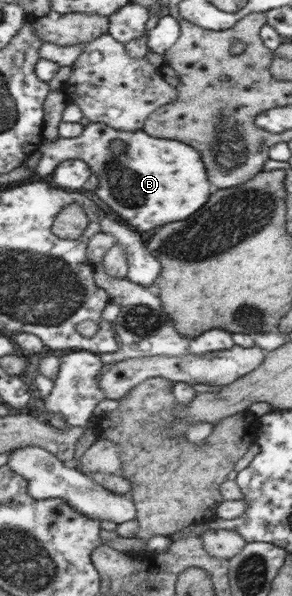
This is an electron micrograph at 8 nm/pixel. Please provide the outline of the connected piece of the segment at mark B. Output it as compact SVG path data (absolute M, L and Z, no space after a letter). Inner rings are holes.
M89 123L85 126L82 135L71 139L61 138L50 145L43 143L39 152L40 160L37 163L36 173L40 176L52 175L57 164L63 160L79 159L85 161L91 169L91 173L97 175L99 183L96 187L96 194L99 199L103 199L107 206L111 208L121 219L138 232L149 231L153 227L161 227L171 221L181 221L195 213L215 191L211 183L207 181L207 173L203 167L203 161L199 153L181 143L181 141L171 141L170 138L150 137L143 130L135 132L118 131L104 125L103 123ZM118 140L126 148L122 153L116 153L111 148L111 143Z

